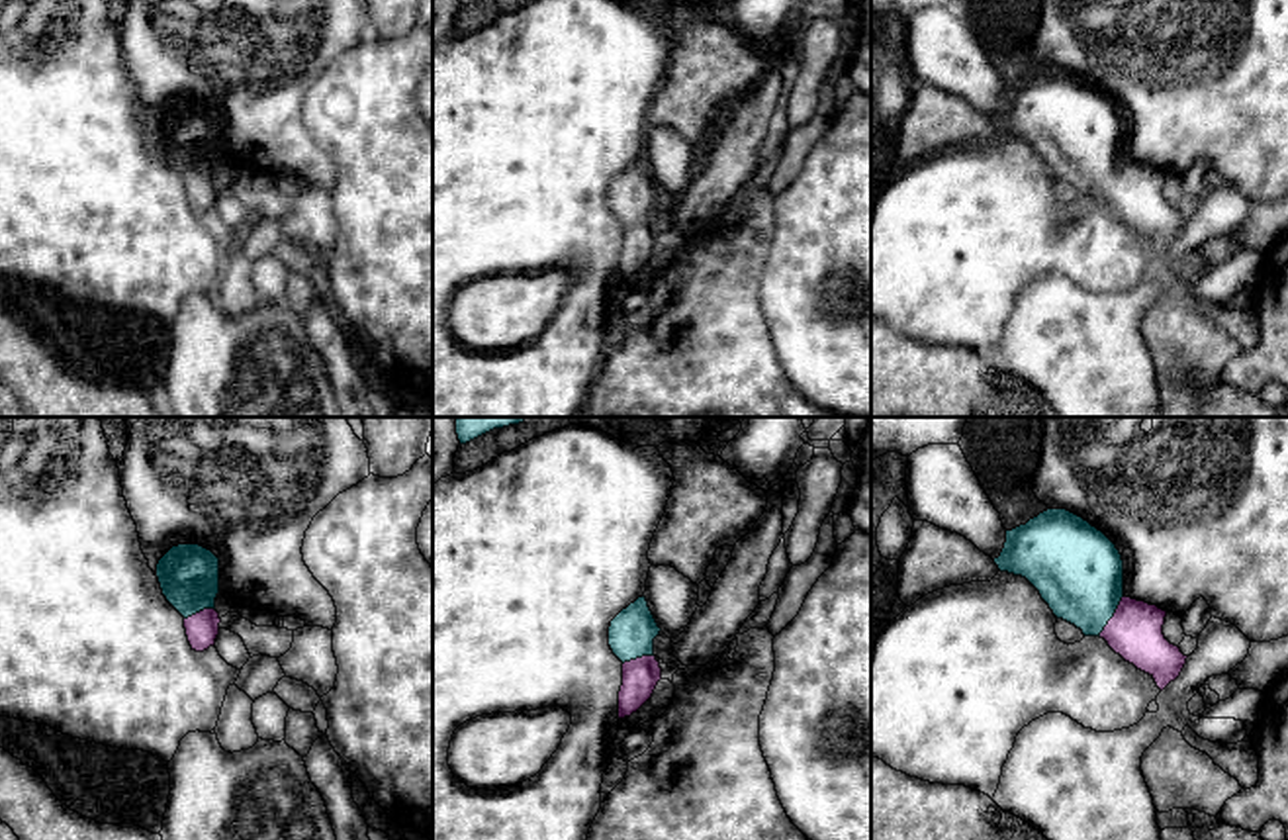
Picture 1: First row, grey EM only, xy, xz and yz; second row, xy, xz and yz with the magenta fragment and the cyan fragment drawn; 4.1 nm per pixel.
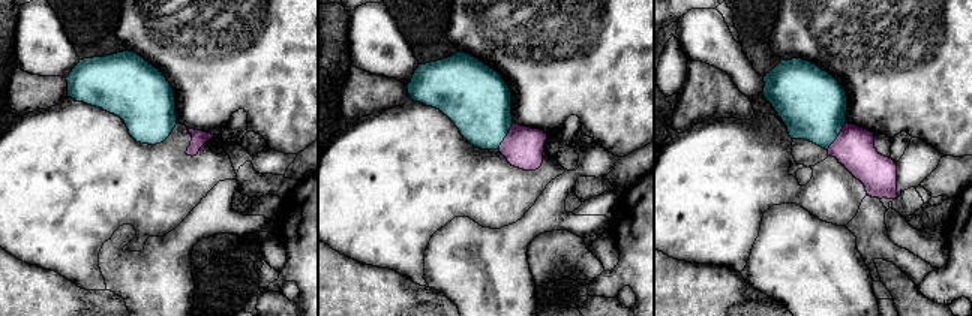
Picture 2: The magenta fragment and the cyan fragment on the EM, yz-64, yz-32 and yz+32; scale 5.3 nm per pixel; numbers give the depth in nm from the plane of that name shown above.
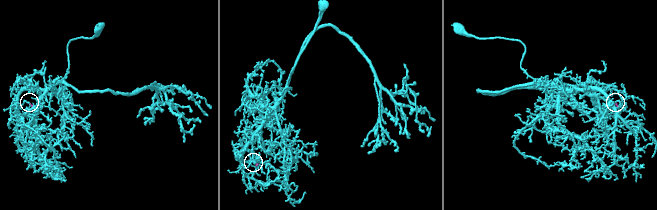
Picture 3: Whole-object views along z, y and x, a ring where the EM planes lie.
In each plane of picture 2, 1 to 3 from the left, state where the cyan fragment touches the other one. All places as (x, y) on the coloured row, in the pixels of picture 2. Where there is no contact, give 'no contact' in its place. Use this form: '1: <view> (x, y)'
1: no contact
2: yz-32 (507, 135)
3: yz+32 (837, 137)

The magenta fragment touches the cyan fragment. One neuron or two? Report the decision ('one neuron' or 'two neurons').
one neuron

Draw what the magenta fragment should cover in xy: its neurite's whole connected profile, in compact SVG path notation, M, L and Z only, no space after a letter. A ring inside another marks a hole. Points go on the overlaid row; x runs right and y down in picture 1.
M200 544L172 546L157 564L166 601L184 617L192 650L204 652L219 634L219 558Z

